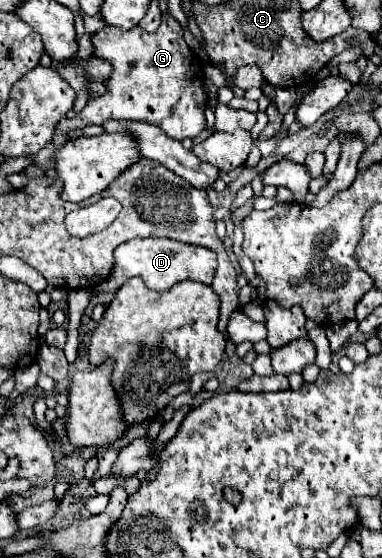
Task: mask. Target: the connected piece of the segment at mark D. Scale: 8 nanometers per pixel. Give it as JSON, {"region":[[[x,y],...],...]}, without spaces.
{"region":[[[136,238],[136,240],[124,242],[114,250],[114,258],[116,262],[112,268],[112,276],[104,284],[100,284],[98,288],[100,292],[118,290],[132,276],[140,276],[144,284],[156,292],[168,290],[170,286],[182,280],[196,280],[202,284],[212,284],[214,270],[216,270],[216,254],[212,250],[190,246],[178,240],[166,240],[166,238]]]}

